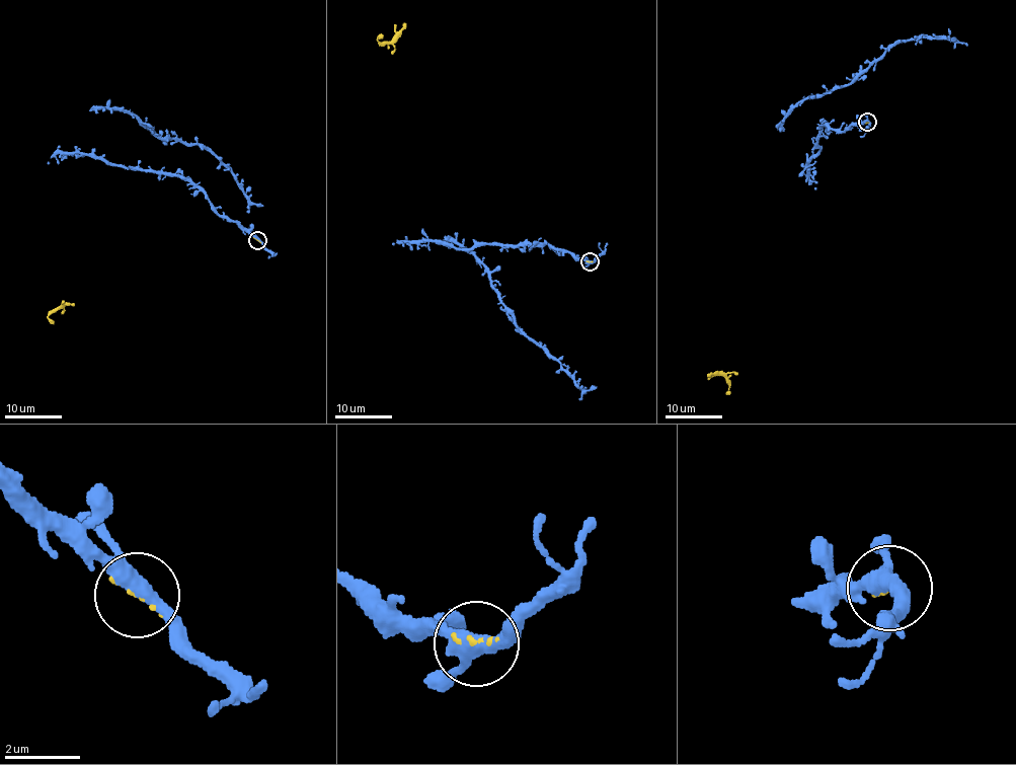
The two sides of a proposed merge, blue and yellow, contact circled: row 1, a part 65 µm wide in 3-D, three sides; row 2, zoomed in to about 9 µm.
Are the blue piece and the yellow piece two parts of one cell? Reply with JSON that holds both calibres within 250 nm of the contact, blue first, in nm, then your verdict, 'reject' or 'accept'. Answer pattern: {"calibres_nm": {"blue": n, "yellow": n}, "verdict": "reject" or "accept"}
{"calibres_nm": {"blue": 360, "yellow": 80}, "verdict": "accept"}

